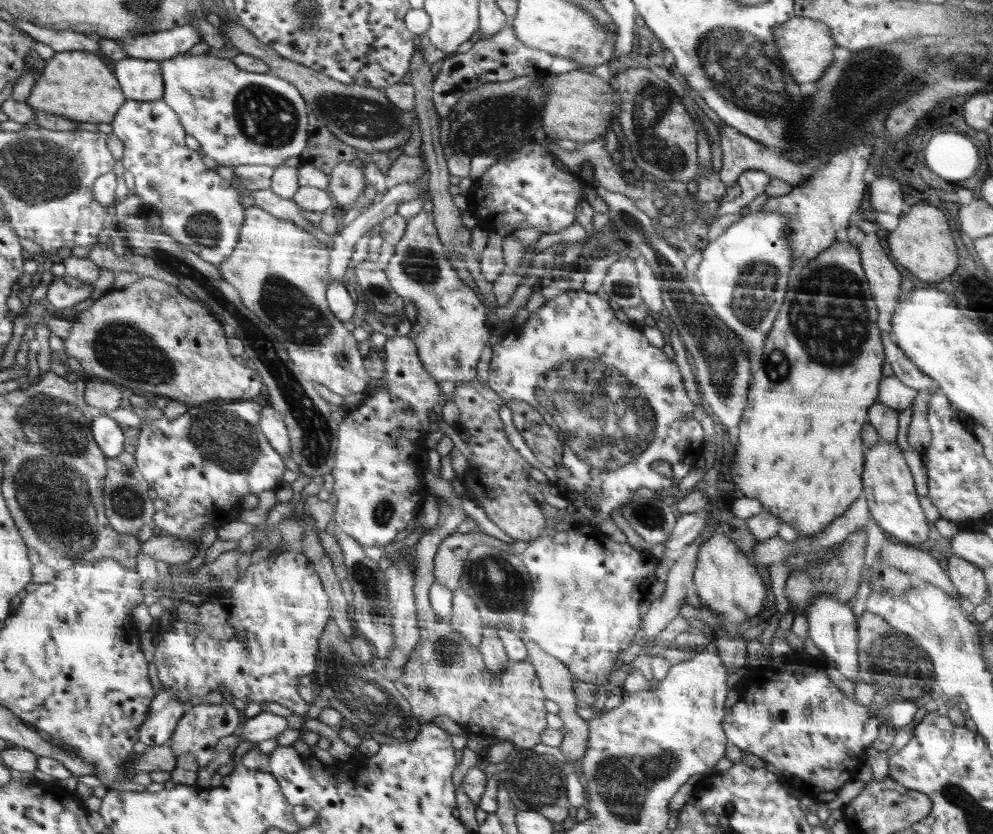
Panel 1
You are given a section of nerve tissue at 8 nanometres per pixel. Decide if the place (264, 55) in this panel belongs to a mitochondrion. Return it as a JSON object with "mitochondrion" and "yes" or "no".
{"mitochondrion":"no"}

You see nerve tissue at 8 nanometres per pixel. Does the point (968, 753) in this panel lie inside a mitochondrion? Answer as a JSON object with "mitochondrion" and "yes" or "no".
{"mitochondrion":"no"}

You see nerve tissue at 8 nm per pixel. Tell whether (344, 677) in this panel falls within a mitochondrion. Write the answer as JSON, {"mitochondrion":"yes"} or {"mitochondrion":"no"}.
{"mitochondrion":"yes"}

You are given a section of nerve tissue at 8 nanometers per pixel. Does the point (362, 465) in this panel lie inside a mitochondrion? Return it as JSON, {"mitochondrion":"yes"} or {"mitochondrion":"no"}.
{"mitochondrion":"no"}

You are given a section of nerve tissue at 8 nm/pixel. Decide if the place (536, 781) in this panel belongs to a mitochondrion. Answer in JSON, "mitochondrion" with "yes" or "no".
{"mitochondrion":"yes"}

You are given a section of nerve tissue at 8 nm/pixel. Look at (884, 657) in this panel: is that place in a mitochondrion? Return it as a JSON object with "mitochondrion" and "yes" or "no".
{"mitochondrion":"yes"}

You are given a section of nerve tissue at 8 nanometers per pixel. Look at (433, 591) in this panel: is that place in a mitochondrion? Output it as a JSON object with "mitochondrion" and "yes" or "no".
{"mitochondrion":"no"}

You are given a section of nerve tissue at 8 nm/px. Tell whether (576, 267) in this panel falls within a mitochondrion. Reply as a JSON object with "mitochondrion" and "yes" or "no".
{"mitochondrion":"no"}

